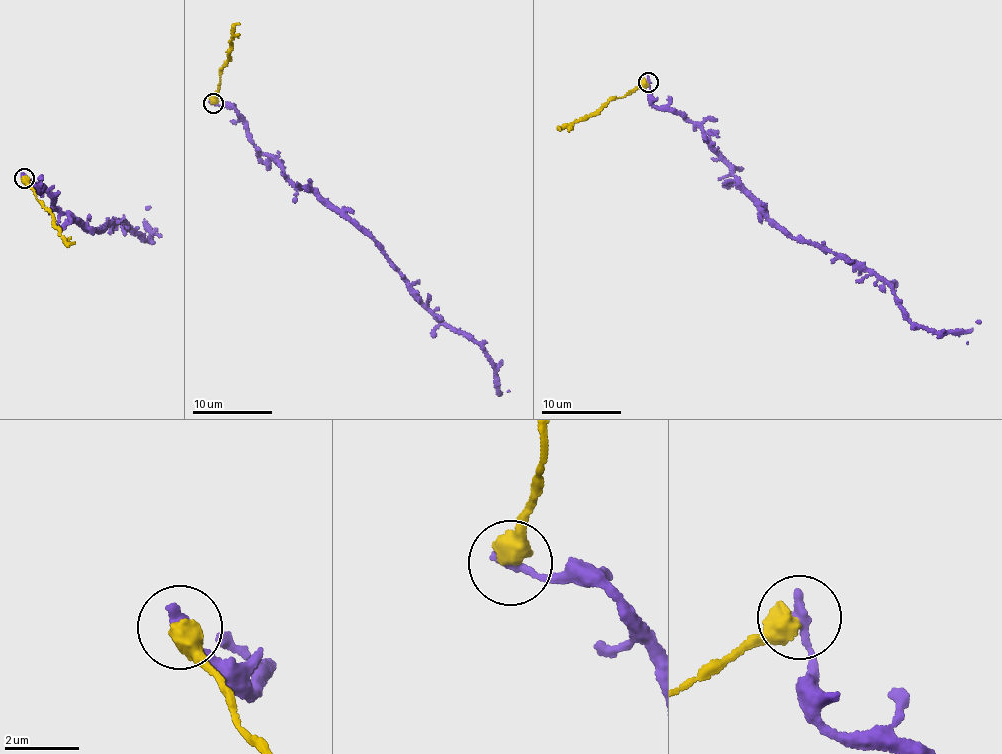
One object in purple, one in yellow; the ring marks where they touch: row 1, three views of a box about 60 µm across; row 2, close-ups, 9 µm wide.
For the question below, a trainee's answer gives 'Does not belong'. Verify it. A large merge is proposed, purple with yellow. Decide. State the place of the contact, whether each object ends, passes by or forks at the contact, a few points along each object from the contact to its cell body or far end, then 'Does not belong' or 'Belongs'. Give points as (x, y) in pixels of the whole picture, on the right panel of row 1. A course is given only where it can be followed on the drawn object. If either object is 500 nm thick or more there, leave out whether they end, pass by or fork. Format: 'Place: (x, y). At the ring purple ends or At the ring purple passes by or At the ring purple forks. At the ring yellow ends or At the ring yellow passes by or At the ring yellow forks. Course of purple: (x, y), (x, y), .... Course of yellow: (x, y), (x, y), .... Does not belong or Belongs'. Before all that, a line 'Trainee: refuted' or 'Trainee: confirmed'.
Trainee: confirmed
Place: (648, 82). Course of purple: (648, 82), (654, 105), (701, 129), (738, 186), (794, 237), (870, 269), (920, 326), (942, 333), (980, 322). Course of yellow: (646, 82), (623, 97), (608, 100), (597, 110), (560, 129). Does not belong

